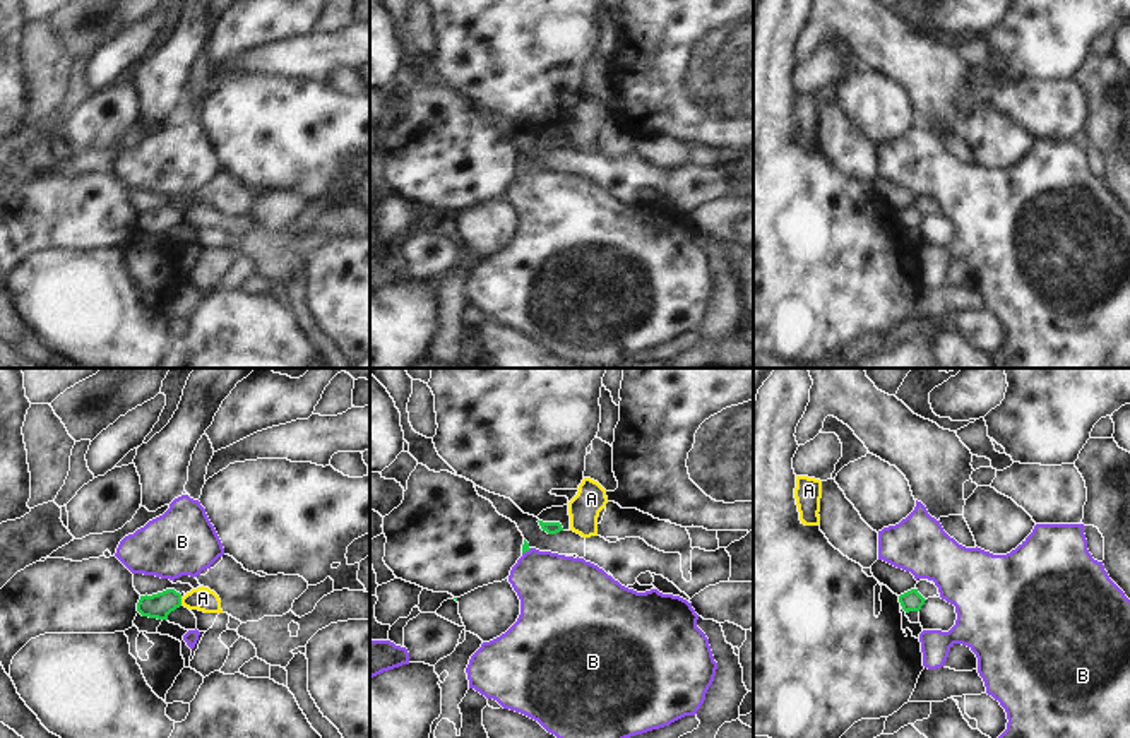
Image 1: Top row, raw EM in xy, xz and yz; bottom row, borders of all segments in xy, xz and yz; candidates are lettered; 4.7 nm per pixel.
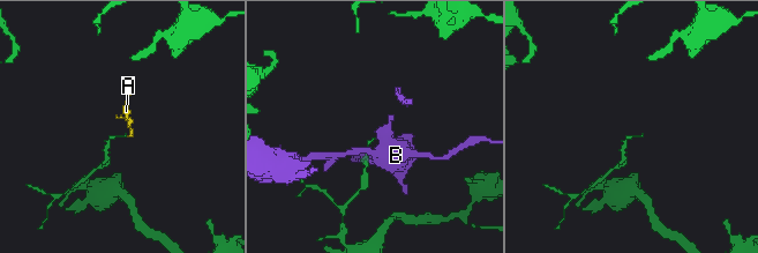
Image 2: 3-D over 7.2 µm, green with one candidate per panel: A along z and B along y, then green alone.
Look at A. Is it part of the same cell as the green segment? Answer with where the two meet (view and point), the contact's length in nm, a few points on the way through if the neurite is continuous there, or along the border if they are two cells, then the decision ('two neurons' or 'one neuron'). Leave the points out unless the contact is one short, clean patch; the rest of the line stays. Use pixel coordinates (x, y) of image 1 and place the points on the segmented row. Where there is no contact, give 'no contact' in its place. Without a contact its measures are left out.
contact xy (180, 601); length 40 nm; border xy (180, 598), (182, 605); two neurons

